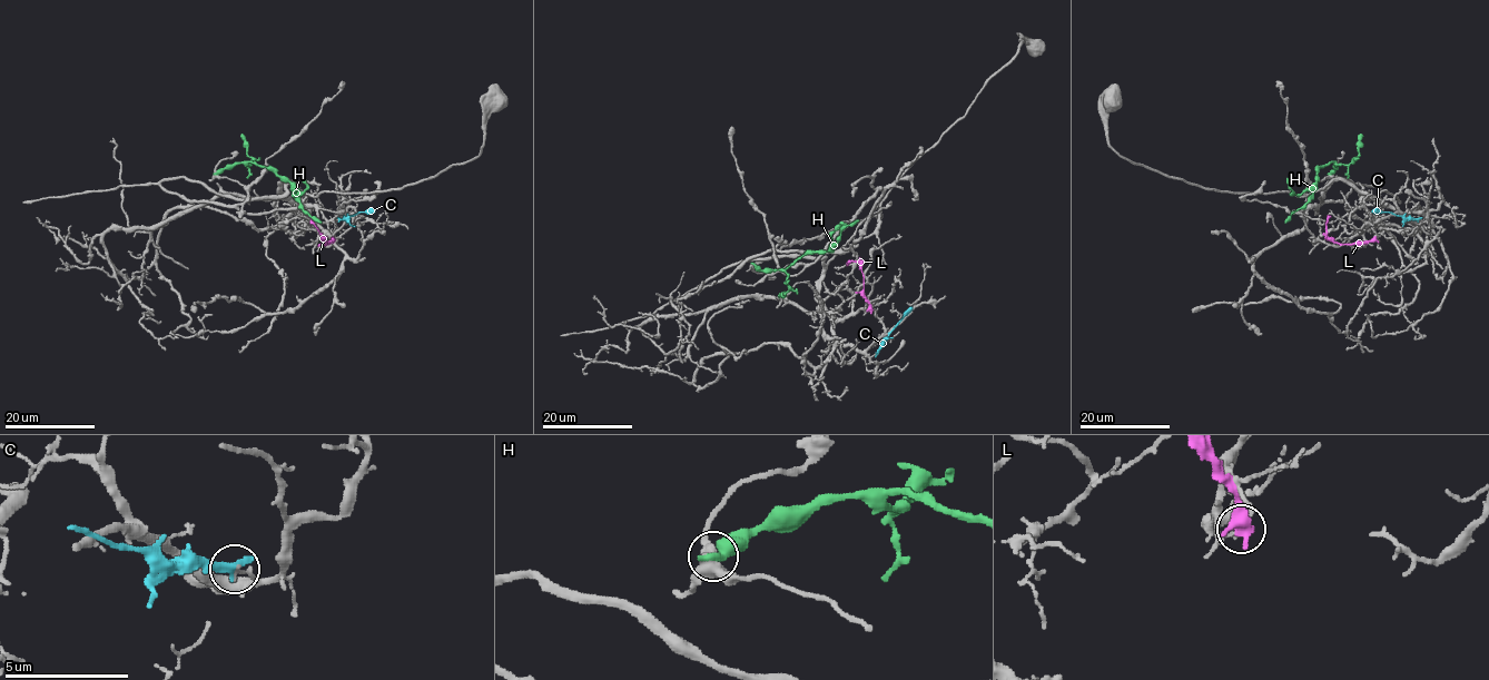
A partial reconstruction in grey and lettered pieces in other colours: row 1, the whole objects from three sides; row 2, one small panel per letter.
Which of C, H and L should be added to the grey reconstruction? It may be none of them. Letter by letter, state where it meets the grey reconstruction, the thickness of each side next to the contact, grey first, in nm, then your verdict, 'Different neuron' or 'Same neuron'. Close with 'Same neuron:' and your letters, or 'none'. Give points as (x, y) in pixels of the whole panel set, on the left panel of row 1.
C: Touches grey at (339, 219). Thickness 160 nm (grey) against 340 nm. Different neuron
H: Touches grey at (216, 174). Thickness 460 nm (grey) against 460 nm. Different neuron
L: Touches grey at (333, 238). Thickness 130 nm (grey) against 700 nm. Different neuron
Same neuron: none

